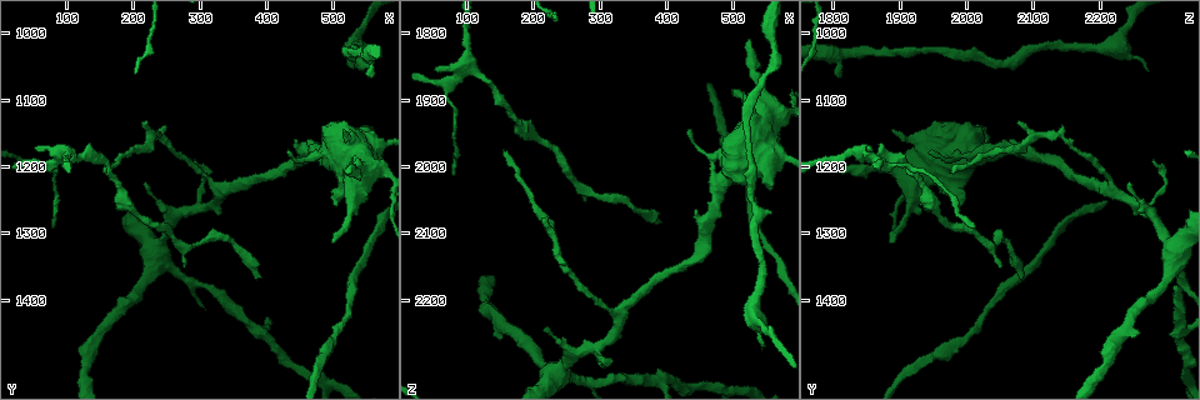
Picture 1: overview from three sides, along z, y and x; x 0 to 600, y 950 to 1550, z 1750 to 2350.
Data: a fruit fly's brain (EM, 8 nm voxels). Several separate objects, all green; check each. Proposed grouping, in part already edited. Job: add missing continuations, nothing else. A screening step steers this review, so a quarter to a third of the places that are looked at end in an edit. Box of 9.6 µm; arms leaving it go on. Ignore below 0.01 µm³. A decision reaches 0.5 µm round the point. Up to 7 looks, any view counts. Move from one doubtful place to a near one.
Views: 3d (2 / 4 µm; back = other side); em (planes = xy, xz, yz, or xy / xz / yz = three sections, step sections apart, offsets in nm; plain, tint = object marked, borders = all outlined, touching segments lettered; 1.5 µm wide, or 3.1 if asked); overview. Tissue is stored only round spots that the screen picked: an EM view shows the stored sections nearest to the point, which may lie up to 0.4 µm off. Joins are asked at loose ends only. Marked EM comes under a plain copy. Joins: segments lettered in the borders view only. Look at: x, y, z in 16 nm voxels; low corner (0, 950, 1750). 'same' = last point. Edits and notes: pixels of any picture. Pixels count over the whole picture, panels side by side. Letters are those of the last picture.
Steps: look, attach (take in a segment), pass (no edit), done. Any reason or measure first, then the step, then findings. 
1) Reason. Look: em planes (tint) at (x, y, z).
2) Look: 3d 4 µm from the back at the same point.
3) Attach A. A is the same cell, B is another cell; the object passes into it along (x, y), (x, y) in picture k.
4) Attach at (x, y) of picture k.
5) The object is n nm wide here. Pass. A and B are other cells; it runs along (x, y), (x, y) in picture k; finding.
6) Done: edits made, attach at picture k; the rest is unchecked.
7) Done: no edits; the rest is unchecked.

Tapers out. Look: 3d 4 µm at (220, 1130, 2070).

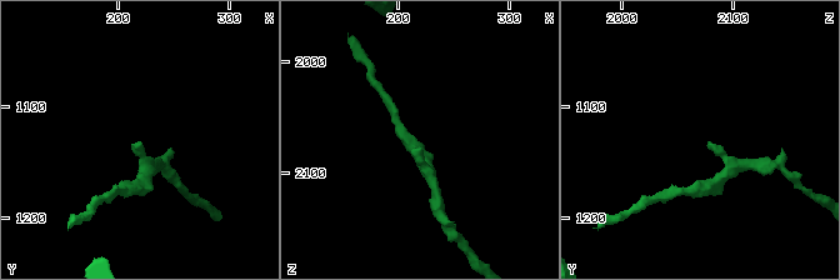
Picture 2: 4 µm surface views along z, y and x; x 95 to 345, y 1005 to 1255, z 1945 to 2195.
Look: em planes (borders) at (220, 1134, 2076).

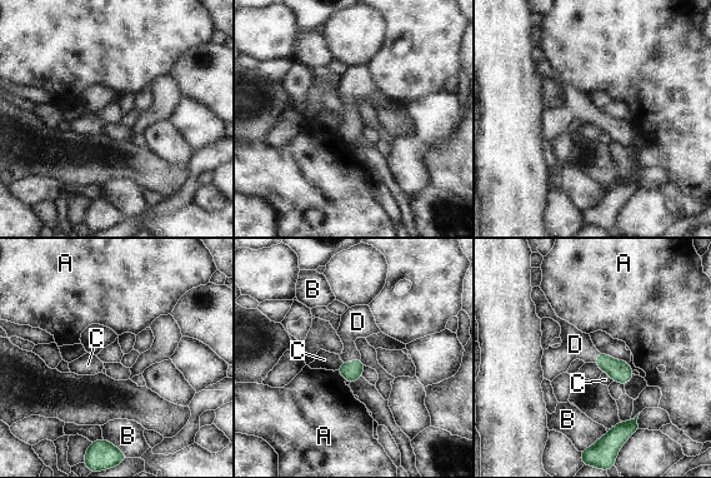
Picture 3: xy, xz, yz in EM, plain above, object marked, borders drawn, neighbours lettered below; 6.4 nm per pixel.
The longest contact is with B, 130 nm. Attach D. D is the same cell, A, B and C are other cells; the object passes into it along (351, 372), (351, 362), (355, 323) in picture 3; it goes on there.

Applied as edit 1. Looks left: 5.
Look: overview.

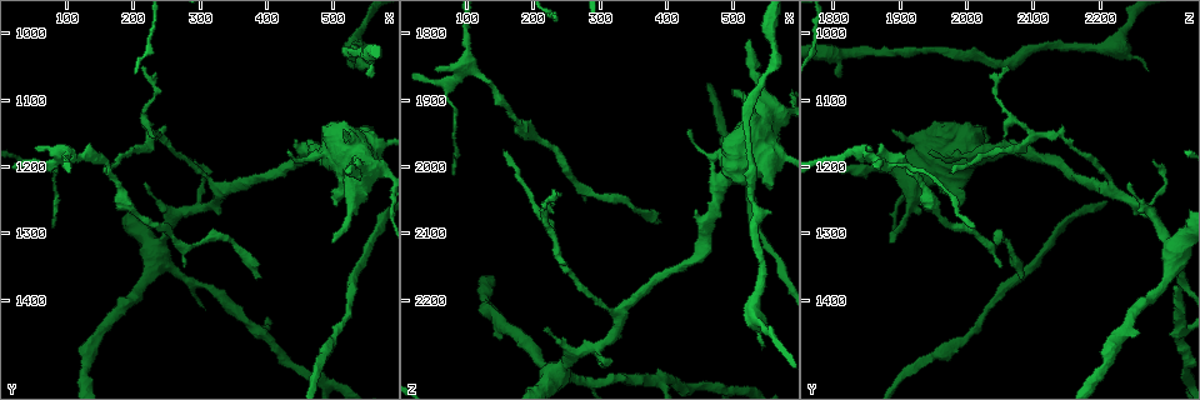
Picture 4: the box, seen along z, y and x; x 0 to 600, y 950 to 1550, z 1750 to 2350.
Branch stops here. Look: 3d 2 µm from the back at (555, 1155, 2035).

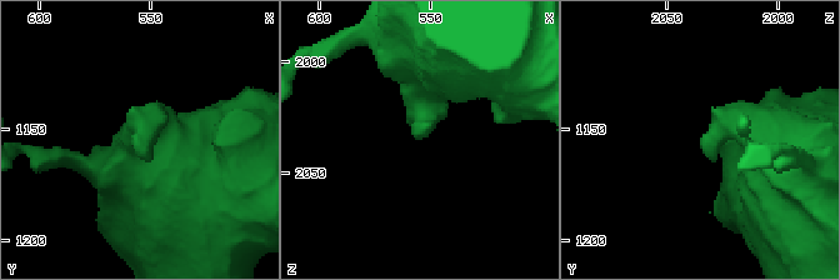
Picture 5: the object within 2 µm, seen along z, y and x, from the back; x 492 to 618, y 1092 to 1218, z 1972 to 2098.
Need the tissue. Look: em planes (borders) at (557, 1158, 2033).

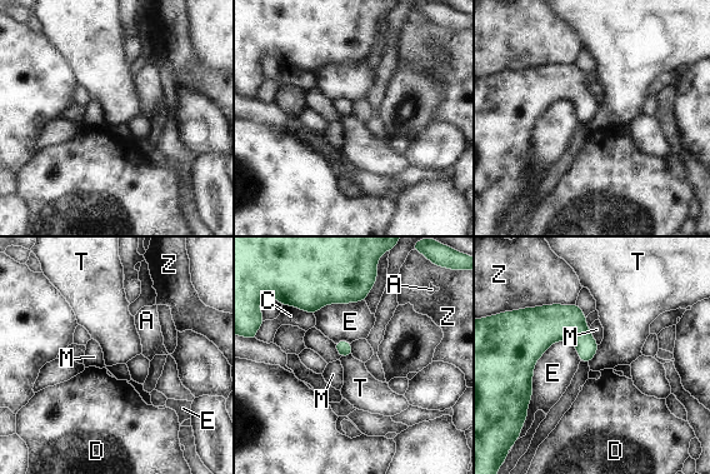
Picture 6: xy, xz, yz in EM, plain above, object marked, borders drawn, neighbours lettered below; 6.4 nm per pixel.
Pass. A, C, D, E, M, T and Z are other cells; a border runs along (599, 345), (589, 363) in picture 6; none of them fits.

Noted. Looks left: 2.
Done: edits made, attach at picture 3; the rest is unchecked.

